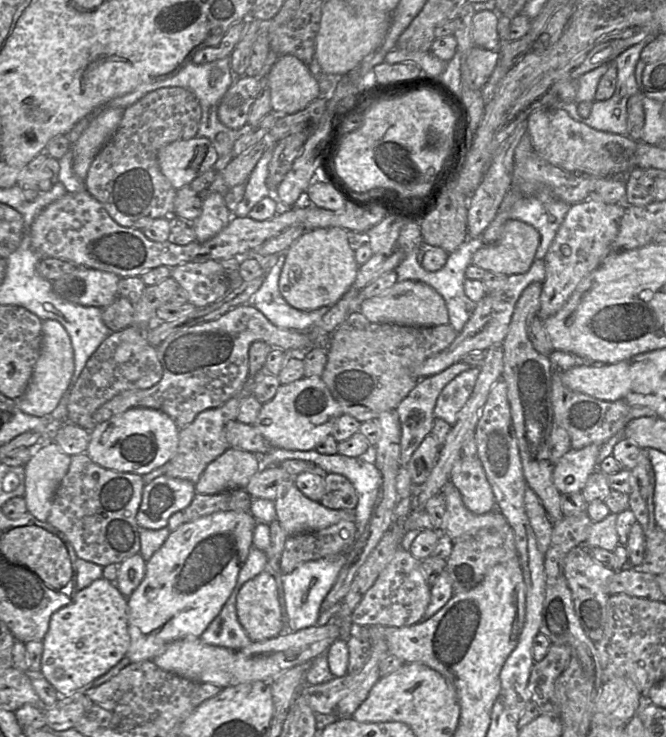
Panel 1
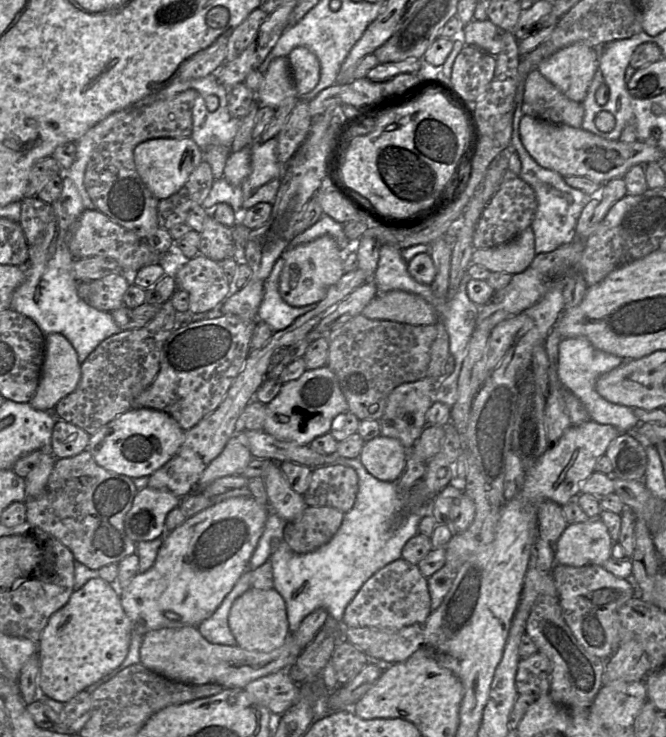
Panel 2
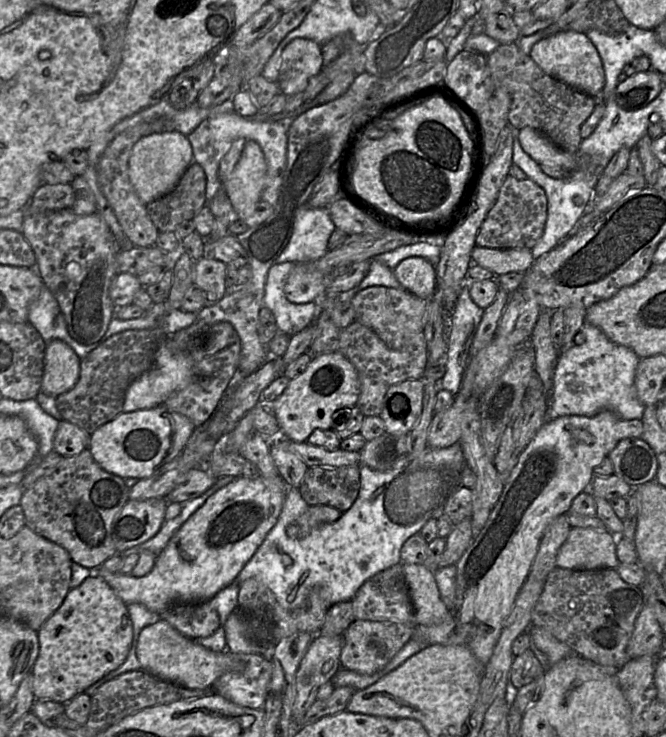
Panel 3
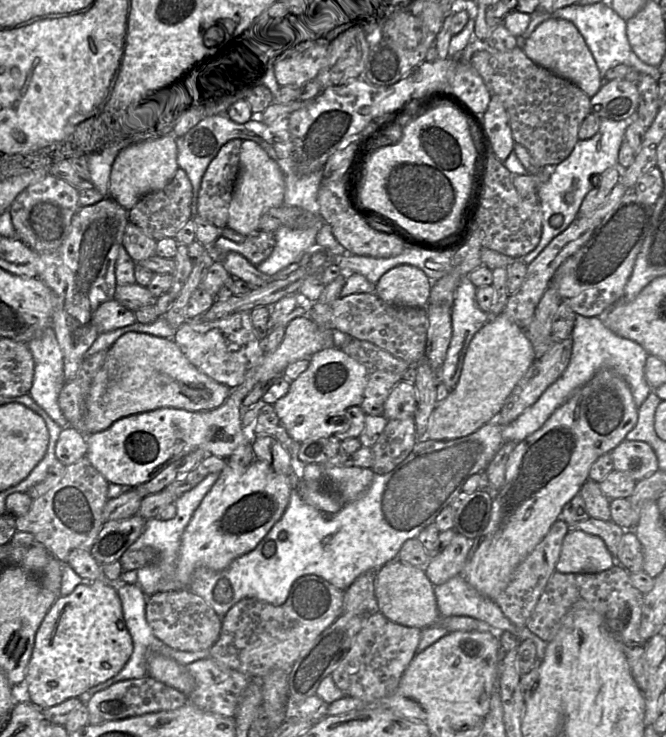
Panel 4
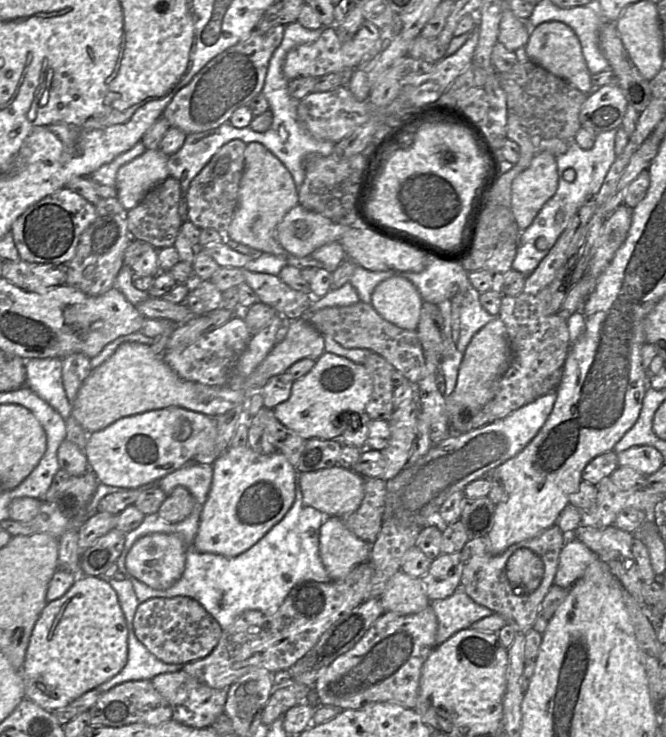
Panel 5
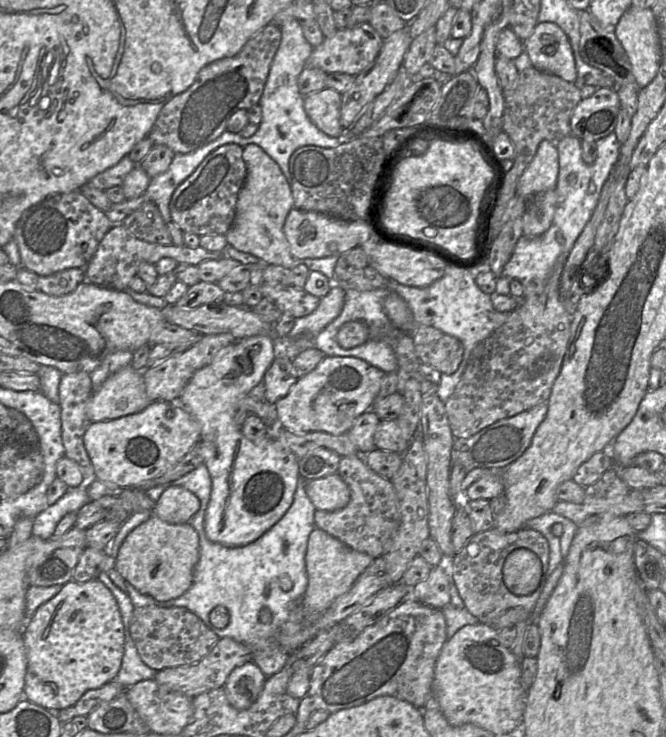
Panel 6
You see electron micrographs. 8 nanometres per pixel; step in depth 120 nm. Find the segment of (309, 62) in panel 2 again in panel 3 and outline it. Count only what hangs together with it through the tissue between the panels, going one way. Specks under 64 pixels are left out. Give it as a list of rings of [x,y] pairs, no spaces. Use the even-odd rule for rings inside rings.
[[[296,38],[292,40],[281,54],[277,81],[280,92],[286,96],[304,92],[309,80],[320,73],[322,67],[323,57],[320,44],[307,38]]]

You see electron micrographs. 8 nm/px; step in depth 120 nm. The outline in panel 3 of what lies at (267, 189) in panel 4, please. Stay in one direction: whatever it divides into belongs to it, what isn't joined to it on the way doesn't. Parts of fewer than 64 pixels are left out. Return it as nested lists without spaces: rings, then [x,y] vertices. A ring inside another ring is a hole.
[[[247,140],[241,157],[223,183],[223,189],[239,219],[245,220],[255,210],[266,186],[267,164],[260,145]]]

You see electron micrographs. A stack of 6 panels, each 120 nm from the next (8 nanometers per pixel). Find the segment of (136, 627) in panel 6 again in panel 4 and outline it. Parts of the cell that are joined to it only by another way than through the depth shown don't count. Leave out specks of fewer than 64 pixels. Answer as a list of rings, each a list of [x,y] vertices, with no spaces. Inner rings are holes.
[[[187,589],[158,592],[147,597],[145,616],[154,636],[179,651],[210,649],[218,640],[222,627],[222,618],[214,609],[202,597]]]

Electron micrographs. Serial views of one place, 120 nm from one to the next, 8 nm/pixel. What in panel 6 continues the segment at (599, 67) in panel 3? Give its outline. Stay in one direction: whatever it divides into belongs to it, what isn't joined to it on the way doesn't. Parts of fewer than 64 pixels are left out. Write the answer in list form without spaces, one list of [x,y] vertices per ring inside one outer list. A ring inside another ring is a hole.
[[[538,22],[525,42],[532,65],[574,83],[578,78],[573,50],[566,33],[553,22]]]

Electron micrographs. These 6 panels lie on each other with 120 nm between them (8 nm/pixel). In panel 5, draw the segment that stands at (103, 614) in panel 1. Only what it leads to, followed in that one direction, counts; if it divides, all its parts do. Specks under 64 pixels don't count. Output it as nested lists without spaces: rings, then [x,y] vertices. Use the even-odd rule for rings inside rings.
[[[79,576],[62,597],[47,602],[33,627],[22,669],[25,697],[54,712],[117,675],[127,658],[127,624],[115,590],[102,577]]]

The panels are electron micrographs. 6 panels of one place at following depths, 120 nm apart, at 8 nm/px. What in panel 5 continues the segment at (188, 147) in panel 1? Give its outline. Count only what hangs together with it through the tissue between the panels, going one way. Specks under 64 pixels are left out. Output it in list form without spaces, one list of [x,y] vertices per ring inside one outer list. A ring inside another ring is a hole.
[[[159,149],[146,150],[123,165],[116,177],[116,198],[126,211],[136,207],[149,190],[169,178],[168,156]]]

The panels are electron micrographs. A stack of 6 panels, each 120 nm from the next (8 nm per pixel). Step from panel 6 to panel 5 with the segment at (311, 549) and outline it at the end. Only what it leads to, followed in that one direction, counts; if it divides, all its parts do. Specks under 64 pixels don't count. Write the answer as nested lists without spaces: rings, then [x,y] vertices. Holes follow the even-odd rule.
[[[332,516],[320,527],[319,554],[331,581],[345,578],[370,557],[371,544],[358,538],[341,518]]]

